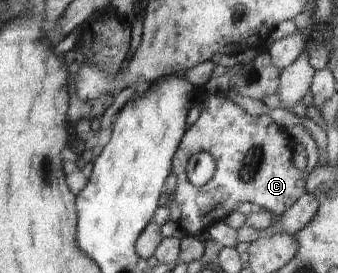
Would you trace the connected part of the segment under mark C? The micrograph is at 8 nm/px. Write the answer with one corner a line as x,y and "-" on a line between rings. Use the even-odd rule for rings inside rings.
223,92
208,94
206,100
200,104
200,108
198,120
186,129
184,138
176,150
171,170
177,176
177,185
171,198
180,204
182,210
178,223
186,235
197,237
218,220
222,220
236,210
238,202
252,202
255,208
266,209
274,215
281,215
306,192
306,177
302,176
303,172
296,168
292,161
294,143
287,134
287,130
276,124
268,114
252,116
-
196,152
210,152
212,158
216,160
216,172
212,180
201,187
194,186
187,177
188,158

